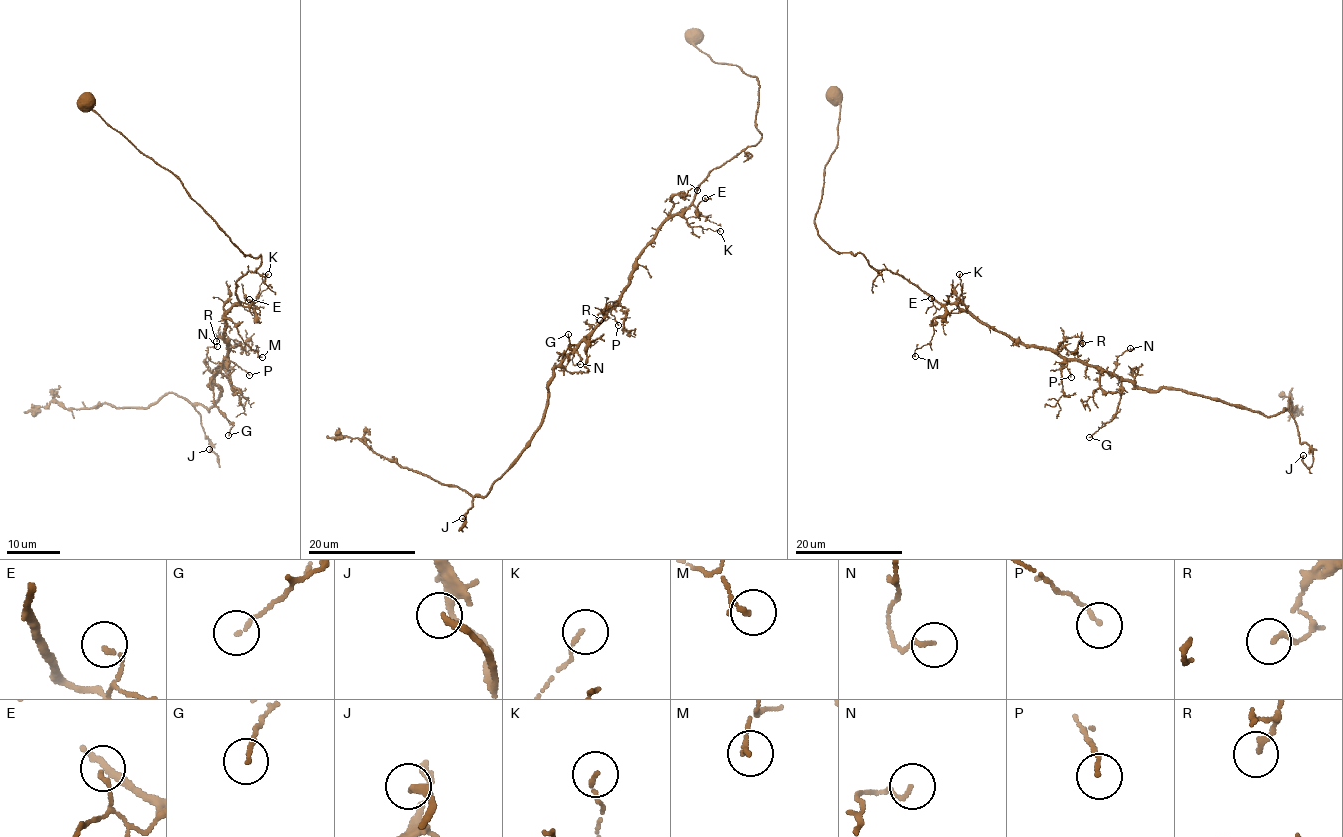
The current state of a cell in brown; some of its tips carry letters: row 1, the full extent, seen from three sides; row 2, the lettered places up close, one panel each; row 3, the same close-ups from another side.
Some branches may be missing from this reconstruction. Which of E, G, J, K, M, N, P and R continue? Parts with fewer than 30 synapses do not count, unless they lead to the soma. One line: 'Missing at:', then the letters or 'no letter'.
Missing at: no letter

